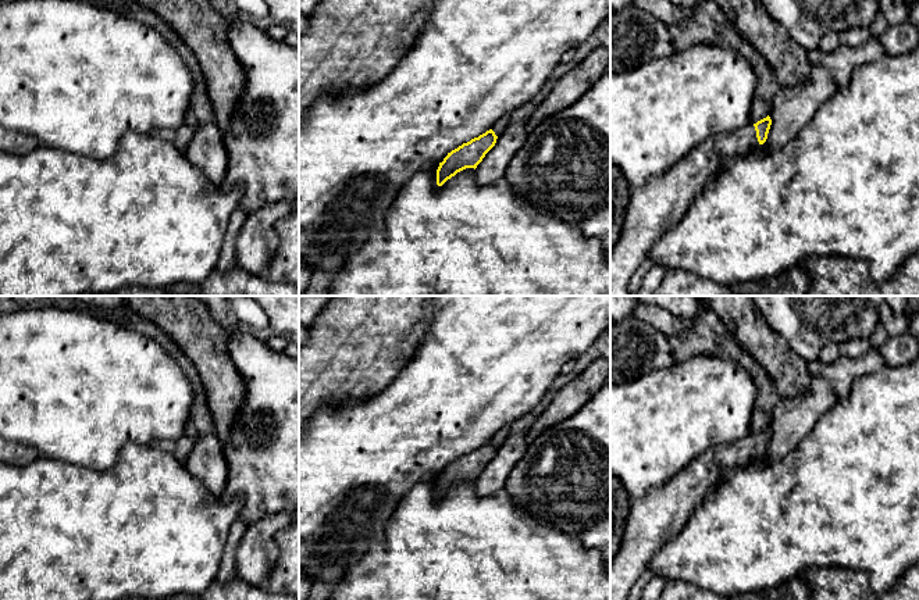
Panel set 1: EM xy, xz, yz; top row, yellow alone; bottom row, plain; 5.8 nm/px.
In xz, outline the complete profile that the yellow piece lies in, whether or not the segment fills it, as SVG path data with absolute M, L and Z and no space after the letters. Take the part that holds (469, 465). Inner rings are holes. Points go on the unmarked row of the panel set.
M492 440L463 454L448 464L437 481L437 496L442 497L448 490L466 479L477 479L485 465L495 457L498 447Z

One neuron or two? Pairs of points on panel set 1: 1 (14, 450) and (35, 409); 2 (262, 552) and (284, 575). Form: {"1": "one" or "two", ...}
{"1": "two", "2": "two"}

